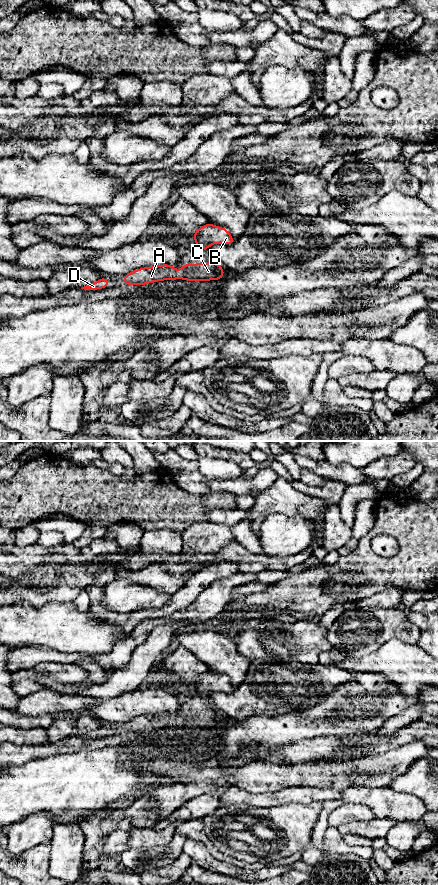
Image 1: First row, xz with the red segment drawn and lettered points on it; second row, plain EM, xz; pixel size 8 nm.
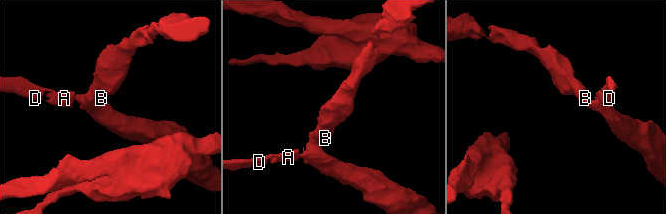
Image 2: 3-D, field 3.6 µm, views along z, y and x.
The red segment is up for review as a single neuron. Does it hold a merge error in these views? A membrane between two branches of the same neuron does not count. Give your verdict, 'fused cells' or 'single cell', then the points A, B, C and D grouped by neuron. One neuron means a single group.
single cell; groups A B C D

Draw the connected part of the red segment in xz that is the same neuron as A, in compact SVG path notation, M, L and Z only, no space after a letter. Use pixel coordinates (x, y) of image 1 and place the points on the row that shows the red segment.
M213 262L183 264L181 270L174 270L174 265L163 264L154 267L143 267L123 277L124 285L145 285L163 280L183 279L188 281L220 280L224 277L224 269Z

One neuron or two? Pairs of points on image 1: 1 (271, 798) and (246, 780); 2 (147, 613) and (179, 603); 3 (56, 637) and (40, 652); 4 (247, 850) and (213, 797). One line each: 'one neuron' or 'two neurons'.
1: two neurons
2: one neuron
3: two neurons
4: two neurons

